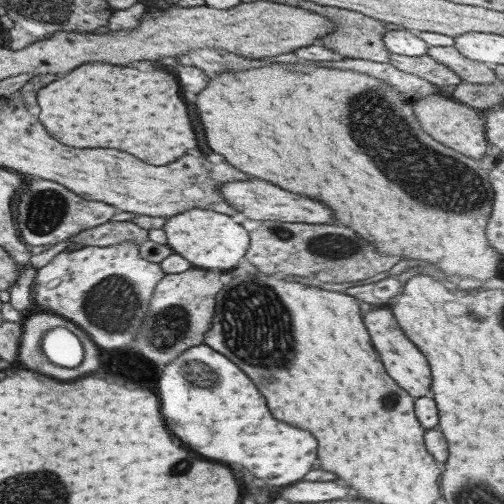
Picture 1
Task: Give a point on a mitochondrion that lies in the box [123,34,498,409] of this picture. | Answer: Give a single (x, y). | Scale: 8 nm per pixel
(381, 130)

